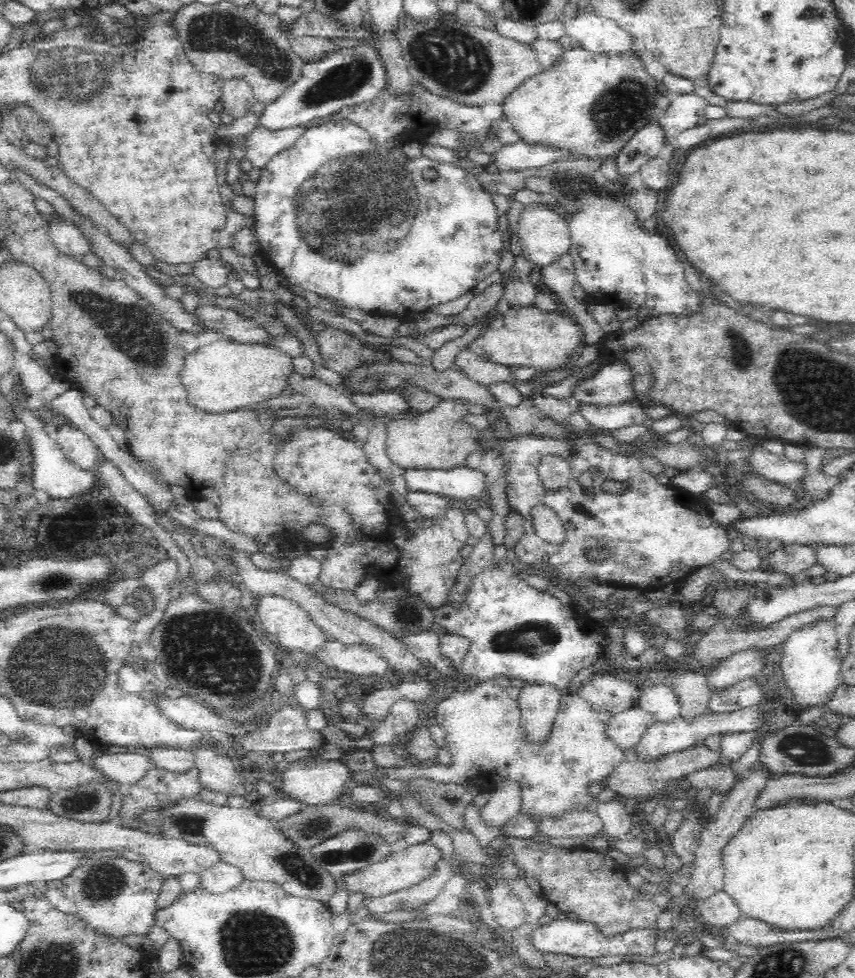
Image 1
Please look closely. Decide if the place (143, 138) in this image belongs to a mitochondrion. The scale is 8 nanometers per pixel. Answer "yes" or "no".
no

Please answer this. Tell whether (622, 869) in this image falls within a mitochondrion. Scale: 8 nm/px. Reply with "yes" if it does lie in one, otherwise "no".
no

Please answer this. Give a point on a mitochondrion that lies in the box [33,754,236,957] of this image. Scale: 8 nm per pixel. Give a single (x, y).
(106, 881)

